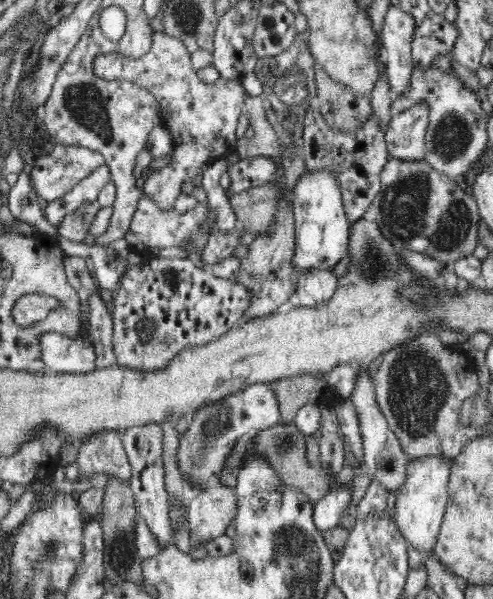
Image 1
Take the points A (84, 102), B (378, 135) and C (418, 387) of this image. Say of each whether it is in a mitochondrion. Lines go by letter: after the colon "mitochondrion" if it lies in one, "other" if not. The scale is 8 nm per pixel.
A: mitochondrion
B: other
C: mitochondrion

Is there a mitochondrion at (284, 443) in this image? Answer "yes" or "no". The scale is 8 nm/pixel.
yes

